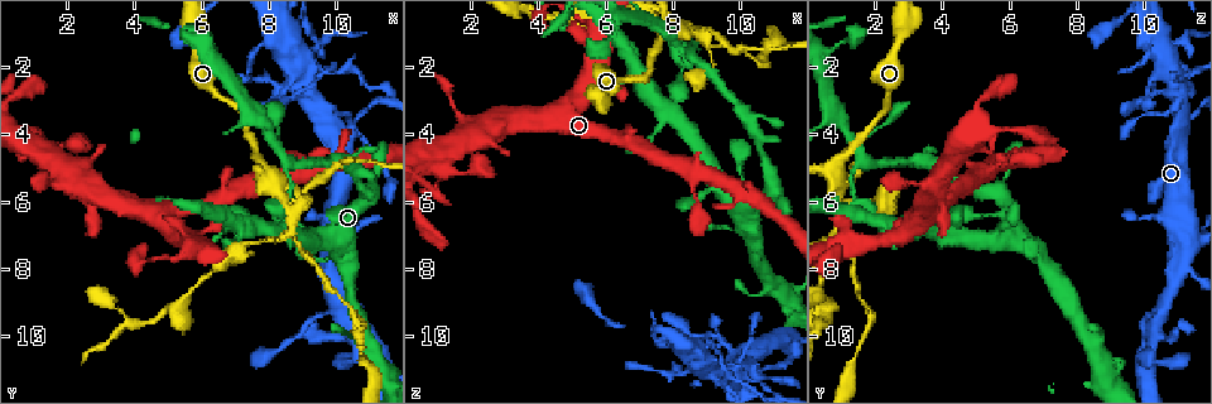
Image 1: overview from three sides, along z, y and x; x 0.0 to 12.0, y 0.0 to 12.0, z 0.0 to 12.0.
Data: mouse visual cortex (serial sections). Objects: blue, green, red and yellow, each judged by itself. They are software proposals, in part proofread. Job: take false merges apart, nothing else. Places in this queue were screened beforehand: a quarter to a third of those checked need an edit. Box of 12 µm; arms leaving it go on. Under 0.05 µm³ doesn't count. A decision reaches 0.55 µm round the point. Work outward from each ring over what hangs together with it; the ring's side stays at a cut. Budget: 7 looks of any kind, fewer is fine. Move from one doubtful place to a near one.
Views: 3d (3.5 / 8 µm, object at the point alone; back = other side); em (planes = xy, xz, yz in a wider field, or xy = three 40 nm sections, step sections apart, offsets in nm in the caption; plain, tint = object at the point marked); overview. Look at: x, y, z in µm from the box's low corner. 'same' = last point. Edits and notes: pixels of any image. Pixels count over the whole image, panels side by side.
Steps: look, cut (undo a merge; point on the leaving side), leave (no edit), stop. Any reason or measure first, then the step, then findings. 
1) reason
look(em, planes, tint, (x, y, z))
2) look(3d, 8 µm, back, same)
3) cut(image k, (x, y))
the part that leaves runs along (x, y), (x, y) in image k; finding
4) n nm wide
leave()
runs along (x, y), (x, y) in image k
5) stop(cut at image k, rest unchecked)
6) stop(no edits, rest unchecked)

small branch off a trunk
look(3d, 3.5 µm, (8.7, 6.2, 1.0))

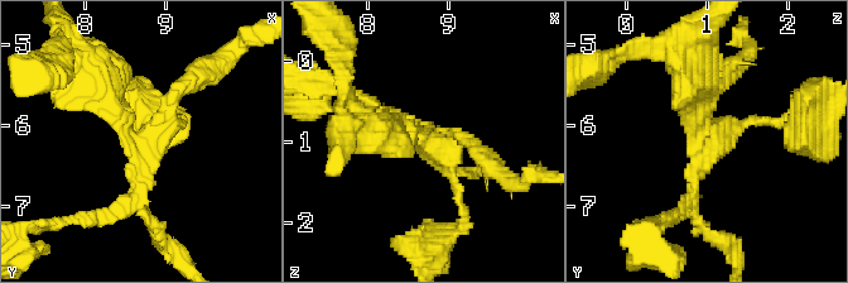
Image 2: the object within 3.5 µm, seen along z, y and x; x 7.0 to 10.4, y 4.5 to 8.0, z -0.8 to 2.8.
look(em, xy, step 5, tint, (8.70, 6.30, 1.05))

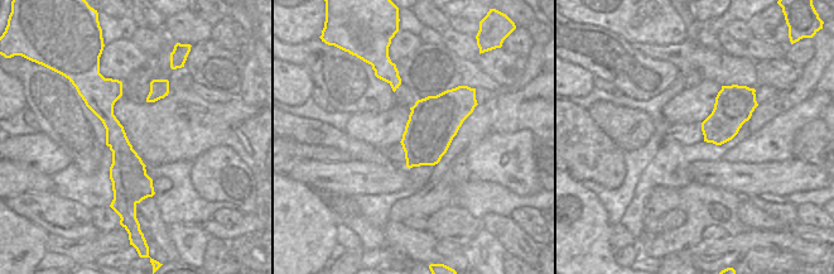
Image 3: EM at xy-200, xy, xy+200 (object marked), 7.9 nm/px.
cut(image 2, (97, 216))
a second cell is stuck on

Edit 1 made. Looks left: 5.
redraw
look(overview)

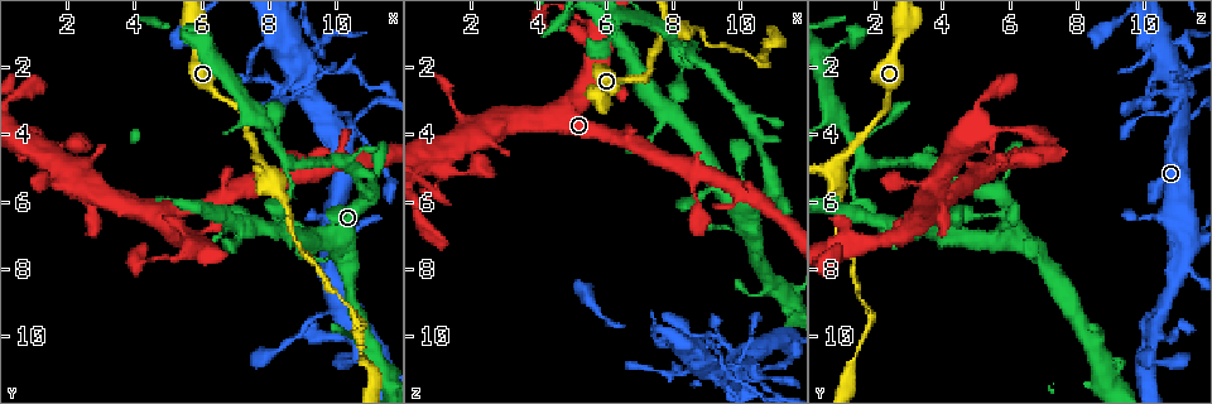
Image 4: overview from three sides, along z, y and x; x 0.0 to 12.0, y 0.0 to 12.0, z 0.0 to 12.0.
thick turns thin
look(em, xy, step 5, tint, (2.2, 4.4, 5.1))

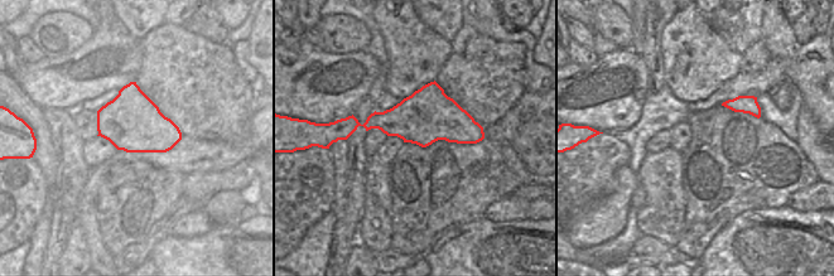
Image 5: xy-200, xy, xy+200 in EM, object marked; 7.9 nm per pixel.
wider look
look(3d, 3.5 µm, same)

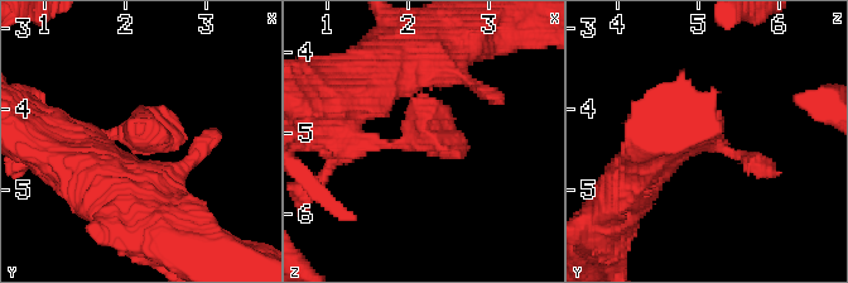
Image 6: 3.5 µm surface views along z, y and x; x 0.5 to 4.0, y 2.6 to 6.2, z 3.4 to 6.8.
leave()
runs along (337, 121), (367, 144), (418, 142), (422, 92) in image 6; one cell here

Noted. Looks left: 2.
thin arm on a thick one
look(em, xy, step 3, tint, (9.5, 1.2, 10.5))

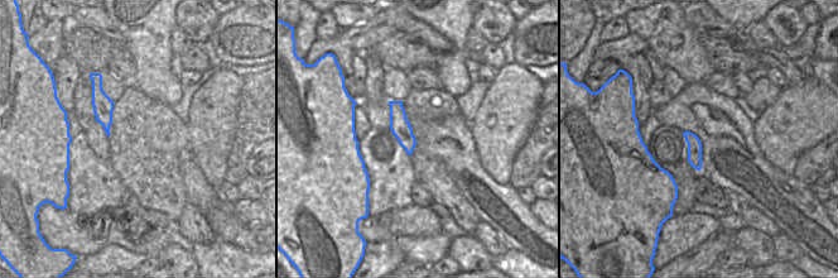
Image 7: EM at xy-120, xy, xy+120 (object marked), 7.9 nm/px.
see where the arms go
look(3d, 3.5 µm, same)

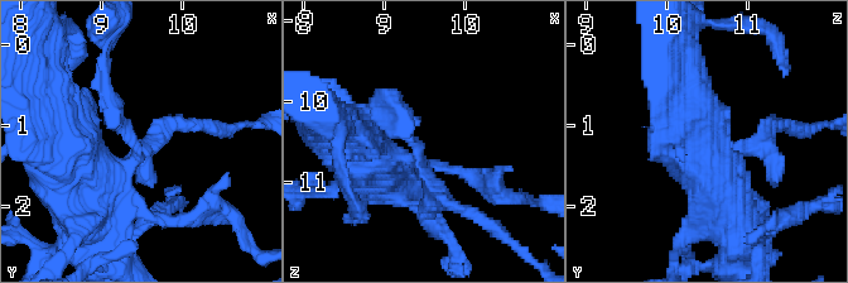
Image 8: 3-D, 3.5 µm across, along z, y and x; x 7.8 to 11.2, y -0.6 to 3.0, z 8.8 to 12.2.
arms of 200, 200, 600 nm
leave()
one cell here

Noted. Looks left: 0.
stop(cut at image 2, rest unchecked)

